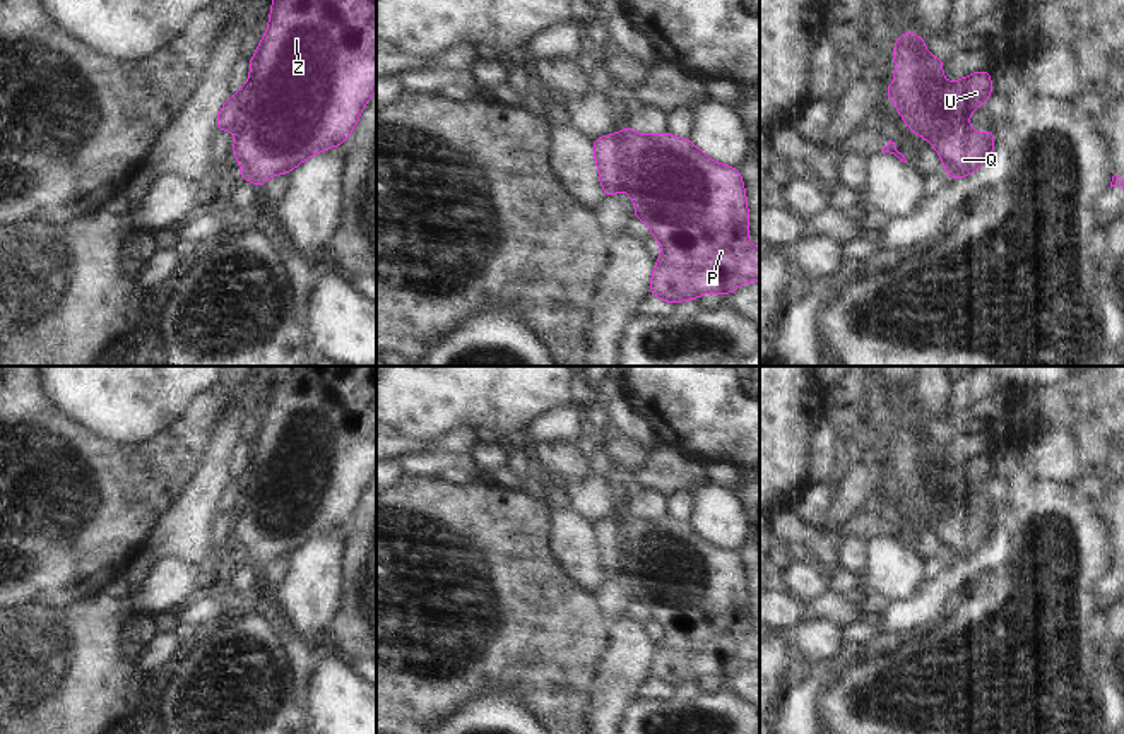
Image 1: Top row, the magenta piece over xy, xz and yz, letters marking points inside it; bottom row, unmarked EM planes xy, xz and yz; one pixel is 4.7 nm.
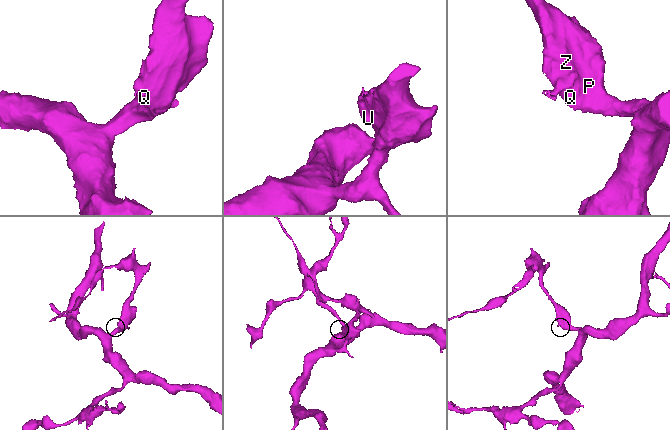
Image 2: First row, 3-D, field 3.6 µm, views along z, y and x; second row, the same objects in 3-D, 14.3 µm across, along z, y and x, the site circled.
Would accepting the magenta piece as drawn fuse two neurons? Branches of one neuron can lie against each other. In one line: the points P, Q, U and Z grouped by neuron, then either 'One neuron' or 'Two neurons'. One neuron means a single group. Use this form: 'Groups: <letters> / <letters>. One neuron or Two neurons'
Groups: P Q Z / U. Two neurons

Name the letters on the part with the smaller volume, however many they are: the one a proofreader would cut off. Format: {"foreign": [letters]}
{"foreign": ["U"]}

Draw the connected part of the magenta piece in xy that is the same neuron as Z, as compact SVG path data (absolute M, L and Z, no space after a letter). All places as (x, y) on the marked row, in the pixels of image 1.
M272 0L269 27L260 38L258 50L250 58L250 79L246 84L260 89L262 92L253 94L241 110L241 123L245 127L234 130L236 140L233 145L233 154L241 168L238 176L262 188L272 175L289 175L293 168L310 159L313 154L344 144L352 133L363 108L376 91L376 0Z

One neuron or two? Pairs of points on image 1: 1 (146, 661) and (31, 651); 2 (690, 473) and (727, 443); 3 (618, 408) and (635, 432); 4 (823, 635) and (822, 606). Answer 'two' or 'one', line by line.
1: two
2: two
3: one
4: two

